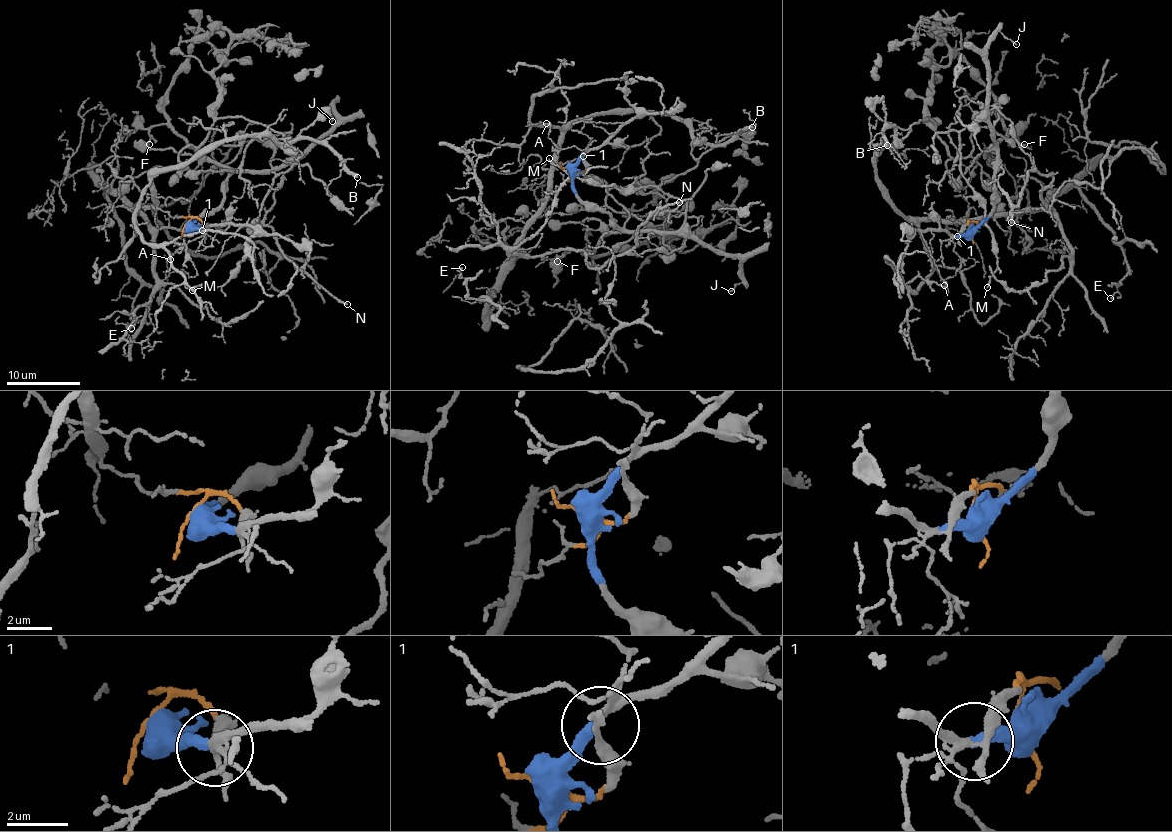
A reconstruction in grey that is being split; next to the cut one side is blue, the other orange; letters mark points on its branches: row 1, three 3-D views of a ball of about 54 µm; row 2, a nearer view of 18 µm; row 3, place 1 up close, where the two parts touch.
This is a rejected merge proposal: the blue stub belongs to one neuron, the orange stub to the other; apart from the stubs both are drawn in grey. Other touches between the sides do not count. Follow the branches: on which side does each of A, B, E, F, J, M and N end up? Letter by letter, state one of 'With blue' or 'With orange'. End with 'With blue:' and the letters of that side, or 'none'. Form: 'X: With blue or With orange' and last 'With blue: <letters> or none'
A: With orange
B: With orange
E: With orange
F: With blue
J: With blue
M: With blue
N: With orange
With blue: F, J, M

